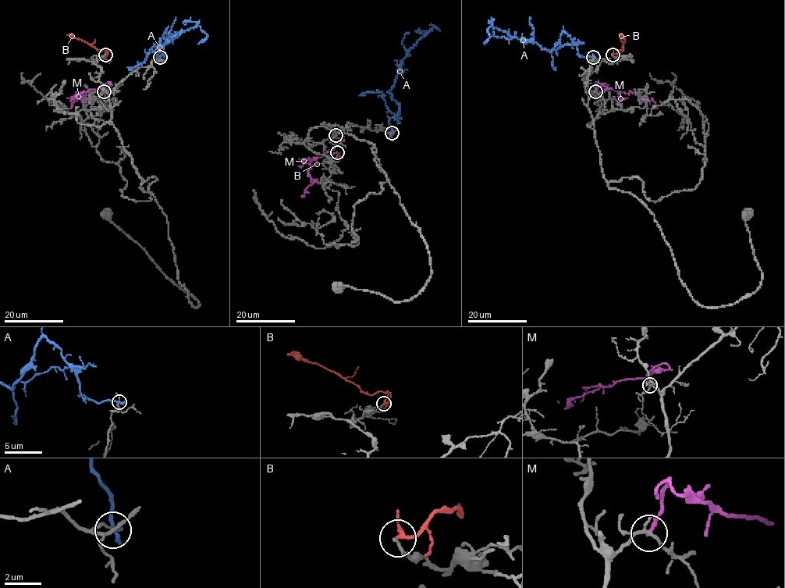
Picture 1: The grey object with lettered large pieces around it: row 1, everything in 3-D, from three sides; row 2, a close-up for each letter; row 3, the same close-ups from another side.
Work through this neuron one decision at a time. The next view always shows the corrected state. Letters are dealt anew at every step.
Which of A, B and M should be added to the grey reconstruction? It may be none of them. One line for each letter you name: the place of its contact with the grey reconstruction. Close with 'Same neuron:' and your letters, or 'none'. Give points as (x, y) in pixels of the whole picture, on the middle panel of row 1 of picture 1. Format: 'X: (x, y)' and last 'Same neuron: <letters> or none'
Same neuron: none

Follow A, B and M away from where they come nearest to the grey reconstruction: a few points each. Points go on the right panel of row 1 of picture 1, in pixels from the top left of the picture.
A: (594, 57), (580, 55), (564, 31), (551, 51), (492, 26), (484, 43)
B: (612, 54), (623, 51), (624, 40), (619, 35)
M: (595, 90), (598, 83), (618, 91), (631, 91), (652, 101), (656, 108)

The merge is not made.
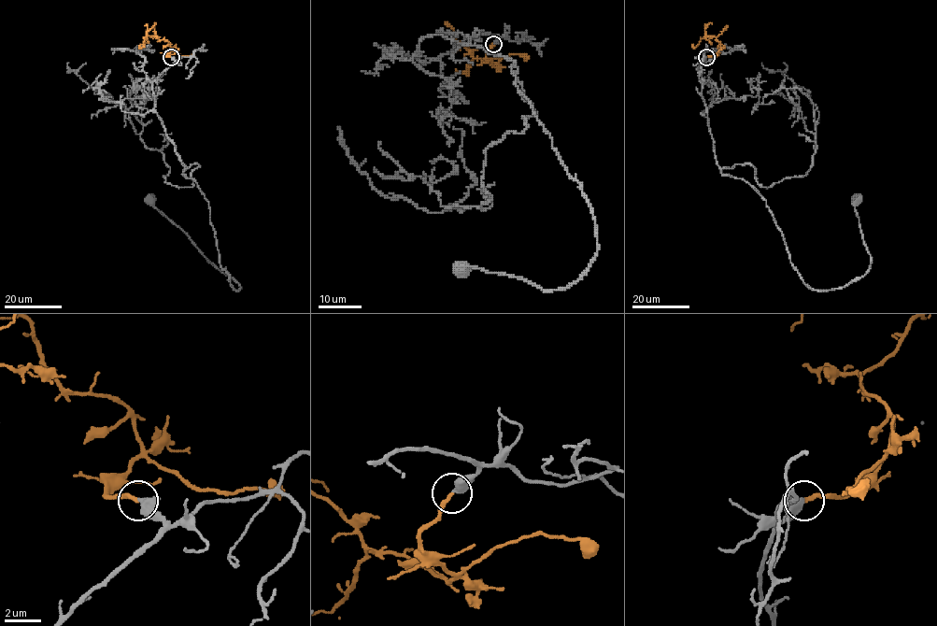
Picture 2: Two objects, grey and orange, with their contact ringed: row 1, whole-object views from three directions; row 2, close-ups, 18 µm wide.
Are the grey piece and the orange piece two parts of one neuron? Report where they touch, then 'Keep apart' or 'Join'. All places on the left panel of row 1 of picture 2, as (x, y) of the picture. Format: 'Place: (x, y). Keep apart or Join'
Place: (171, 57). Join

